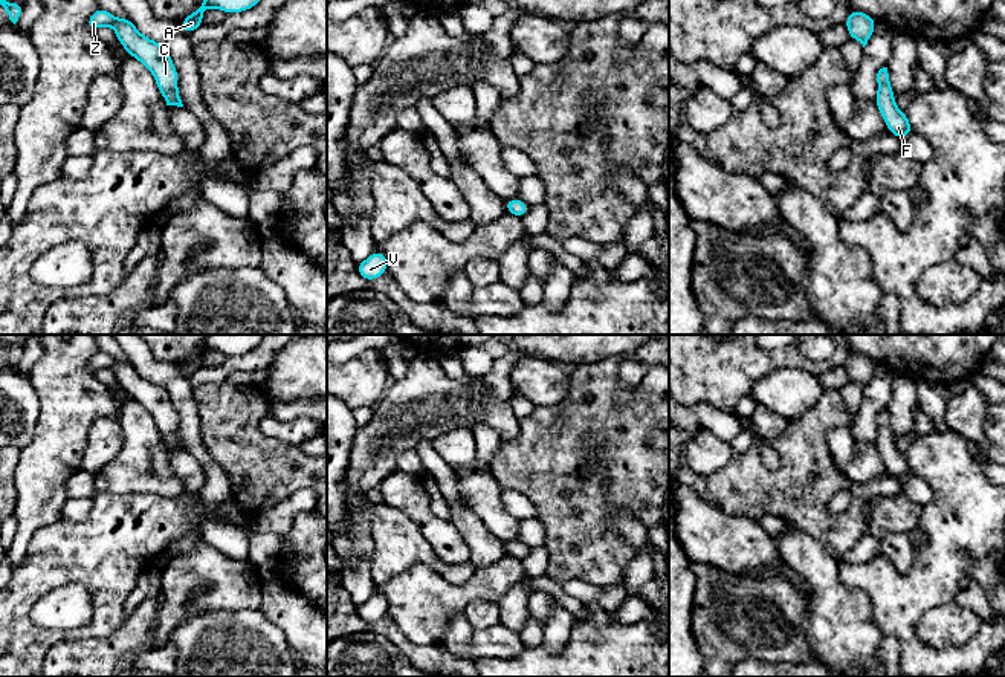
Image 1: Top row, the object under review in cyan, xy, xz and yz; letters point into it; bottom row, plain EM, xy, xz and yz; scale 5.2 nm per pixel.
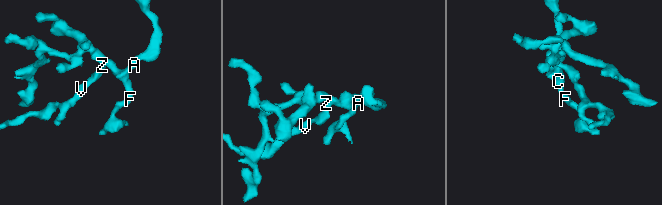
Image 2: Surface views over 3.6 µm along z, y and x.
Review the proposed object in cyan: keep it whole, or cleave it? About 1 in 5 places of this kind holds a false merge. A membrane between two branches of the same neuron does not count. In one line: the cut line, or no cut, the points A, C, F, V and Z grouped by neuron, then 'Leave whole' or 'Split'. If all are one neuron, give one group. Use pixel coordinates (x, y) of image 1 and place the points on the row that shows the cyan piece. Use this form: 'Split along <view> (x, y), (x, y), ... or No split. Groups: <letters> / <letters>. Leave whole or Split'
No split. Groups: A C F V Z. Leave whole

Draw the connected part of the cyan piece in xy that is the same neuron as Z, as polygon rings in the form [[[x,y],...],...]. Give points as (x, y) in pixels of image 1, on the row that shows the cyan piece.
[[[99,6],[89,17],[87,29],[95,31],[101,26],[111,26],[130,57],[150,69],[166,105],[183,107],[177,92],[179,73],[170,52],[160,43],[144,37],[128,17],[121,20]]]

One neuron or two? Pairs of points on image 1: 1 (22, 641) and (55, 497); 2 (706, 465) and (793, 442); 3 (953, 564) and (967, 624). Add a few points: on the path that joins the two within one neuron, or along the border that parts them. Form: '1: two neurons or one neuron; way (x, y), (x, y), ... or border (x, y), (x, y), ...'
1: two neurons; border (58, 517), (43, 524), (32, 535), (26, 550)
2: two neurons; border (735, 456), (706, 477)
3: two neurons; border (953, 601), (933, 605), (920, 616)

